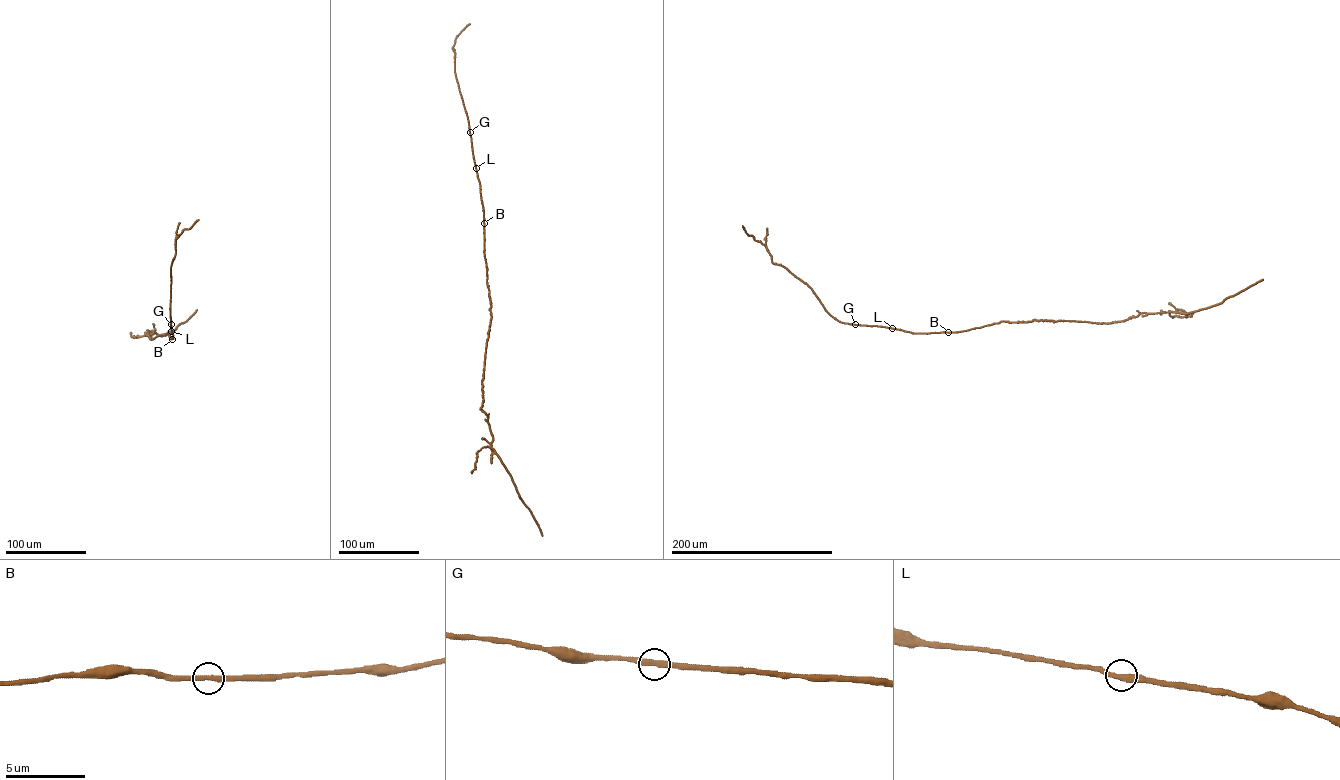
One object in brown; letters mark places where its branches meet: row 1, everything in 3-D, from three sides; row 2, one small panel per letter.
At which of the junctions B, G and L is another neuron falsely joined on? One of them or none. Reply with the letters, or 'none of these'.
none of these

